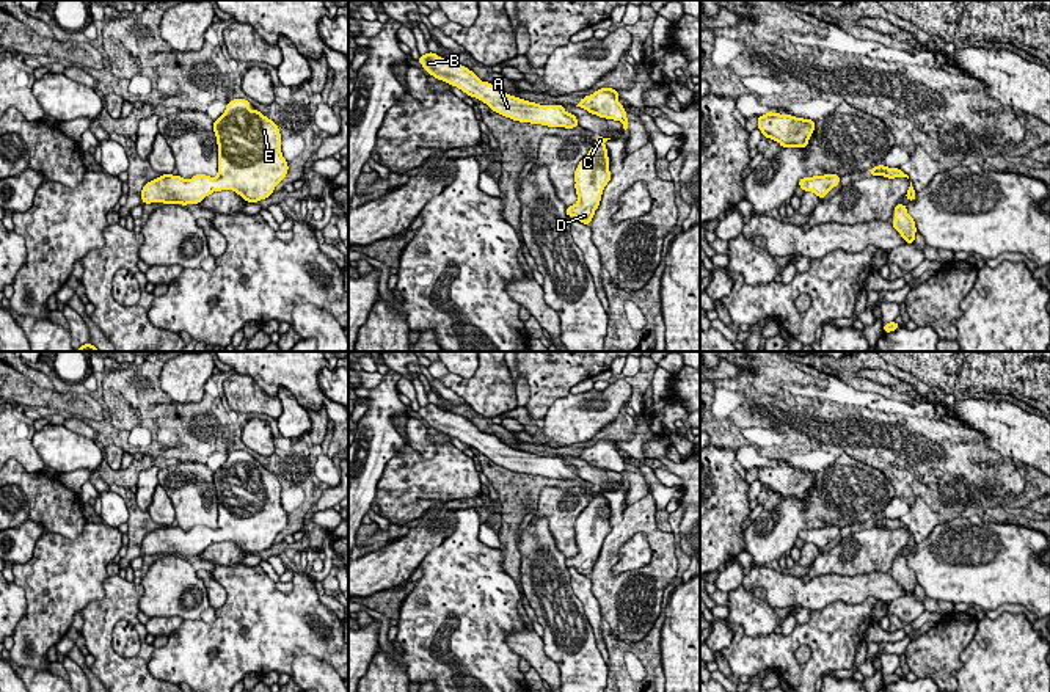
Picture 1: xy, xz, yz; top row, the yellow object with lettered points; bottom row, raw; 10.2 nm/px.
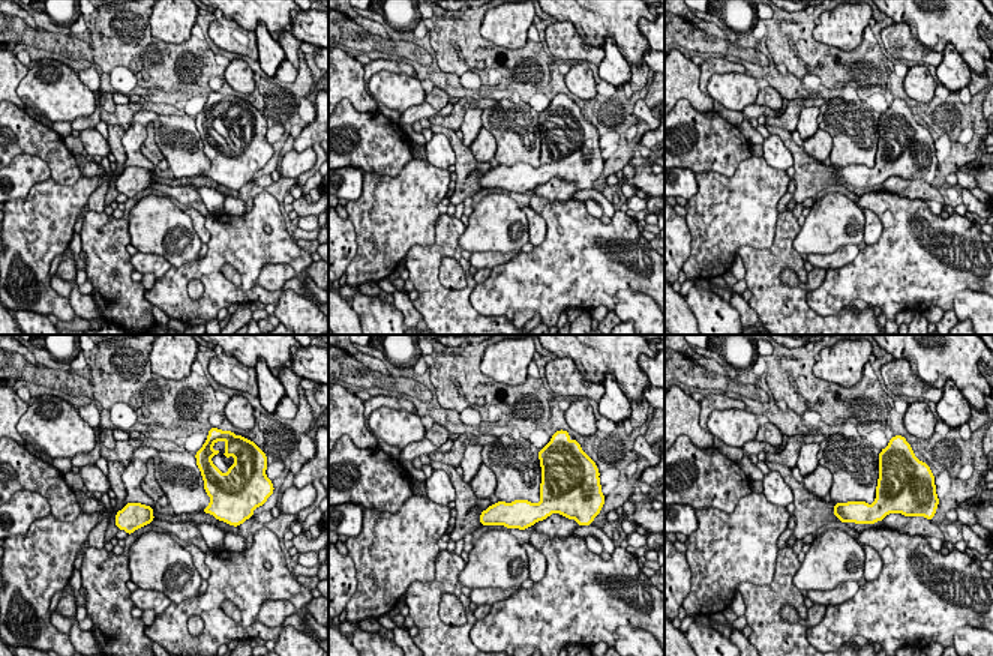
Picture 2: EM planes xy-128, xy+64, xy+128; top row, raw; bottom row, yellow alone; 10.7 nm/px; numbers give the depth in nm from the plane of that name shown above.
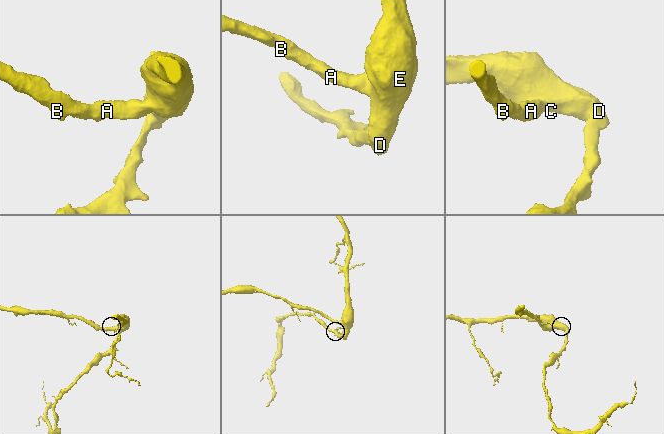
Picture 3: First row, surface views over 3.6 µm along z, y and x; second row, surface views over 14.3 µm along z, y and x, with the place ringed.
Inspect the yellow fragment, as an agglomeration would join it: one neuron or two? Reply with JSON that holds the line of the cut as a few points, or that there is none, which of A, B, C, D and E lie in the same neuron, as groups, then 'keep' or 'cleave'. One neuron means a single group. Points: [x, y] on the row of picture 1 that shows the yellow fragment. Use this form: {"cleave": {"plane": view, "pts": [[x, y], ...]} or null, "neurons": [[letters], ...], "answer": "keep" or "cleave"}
{"cleave": null, "neurons": [["A", "B", "C", "D", "E"]], "answer": "keep"}

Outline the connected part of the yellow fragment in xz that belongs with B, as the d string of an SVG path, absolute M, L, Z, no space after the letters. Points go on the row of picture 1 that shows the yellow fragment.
M433 52L421 55L422 67L438 80L457 86L471 97L487 104L493 111L520 122L573 129L578 118L563 105L540 105L504 93L499 86L482 82L472 71Z

